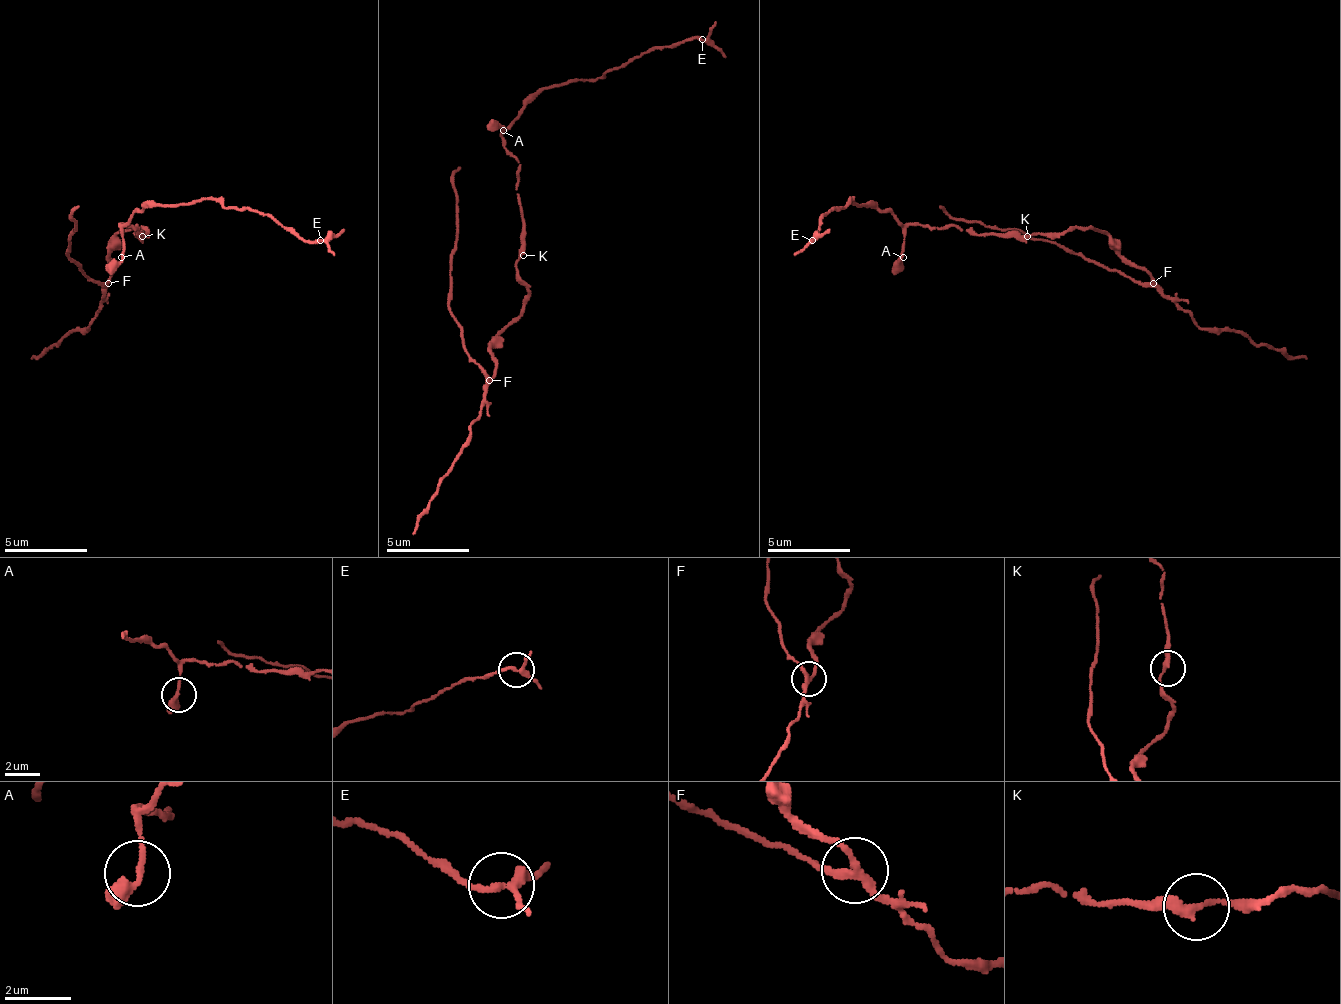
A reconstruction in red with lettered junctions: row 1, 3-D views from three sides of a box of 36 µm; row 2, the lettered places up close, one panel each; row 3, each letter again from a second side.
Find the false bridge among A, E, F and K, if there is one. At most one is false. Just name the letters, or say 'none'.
F

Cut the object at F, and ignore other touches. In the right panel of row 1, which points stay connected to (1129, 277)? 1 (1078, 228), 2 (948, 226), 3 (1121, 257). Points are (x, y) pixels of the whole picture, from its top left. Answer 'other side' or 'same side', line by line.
1: other side
2: other side
3: other side

